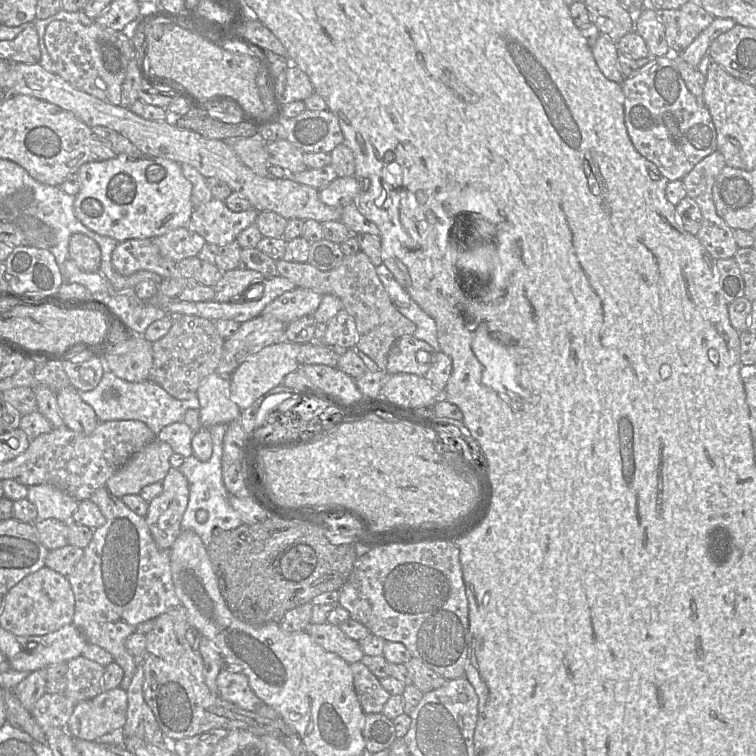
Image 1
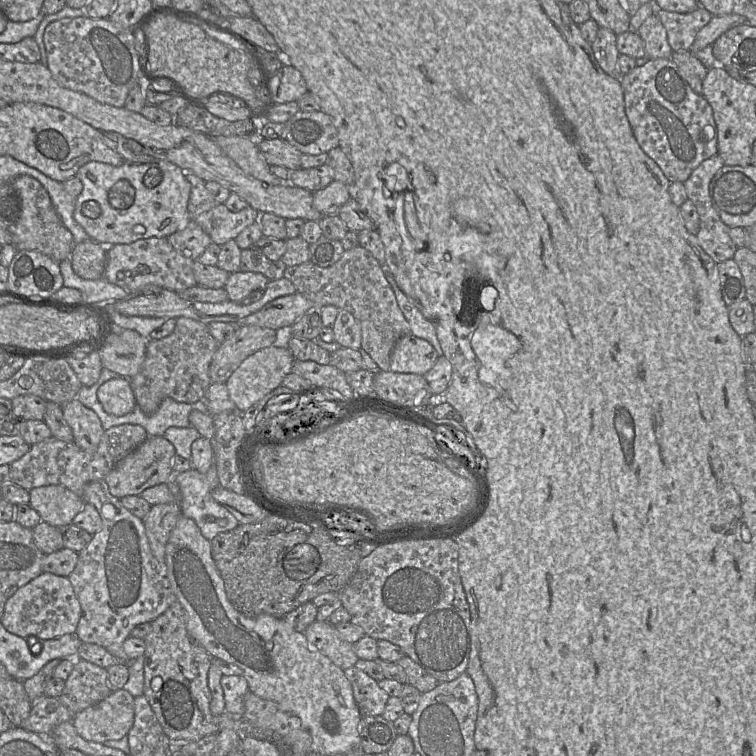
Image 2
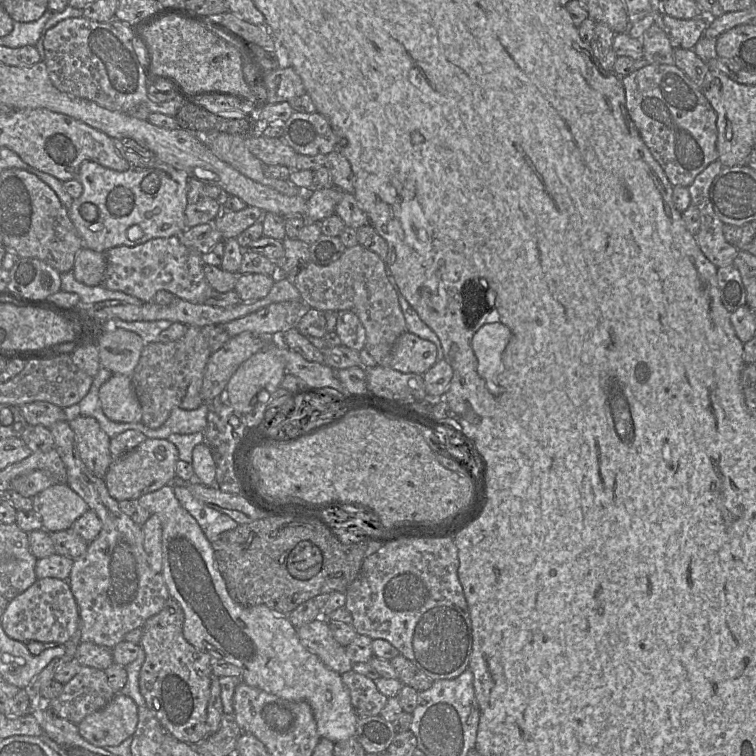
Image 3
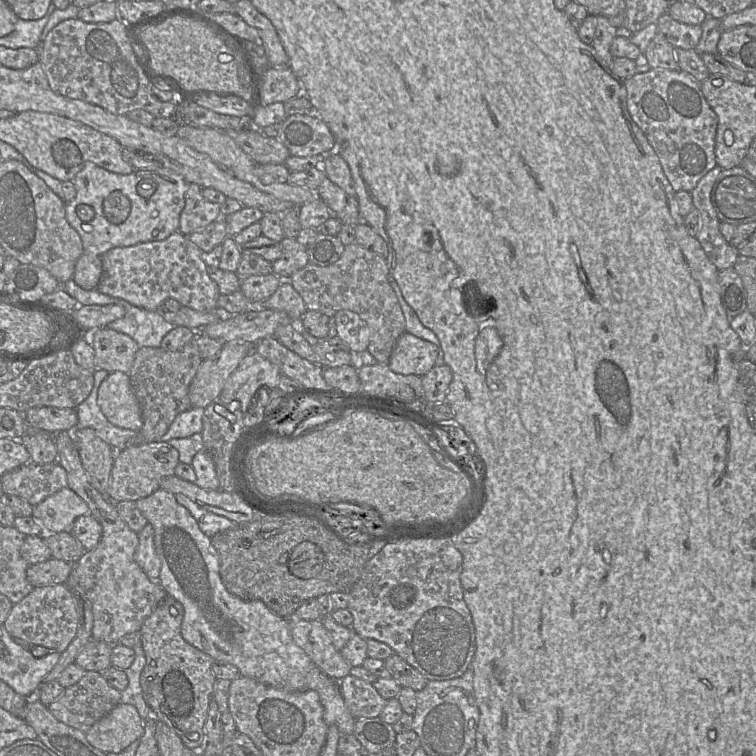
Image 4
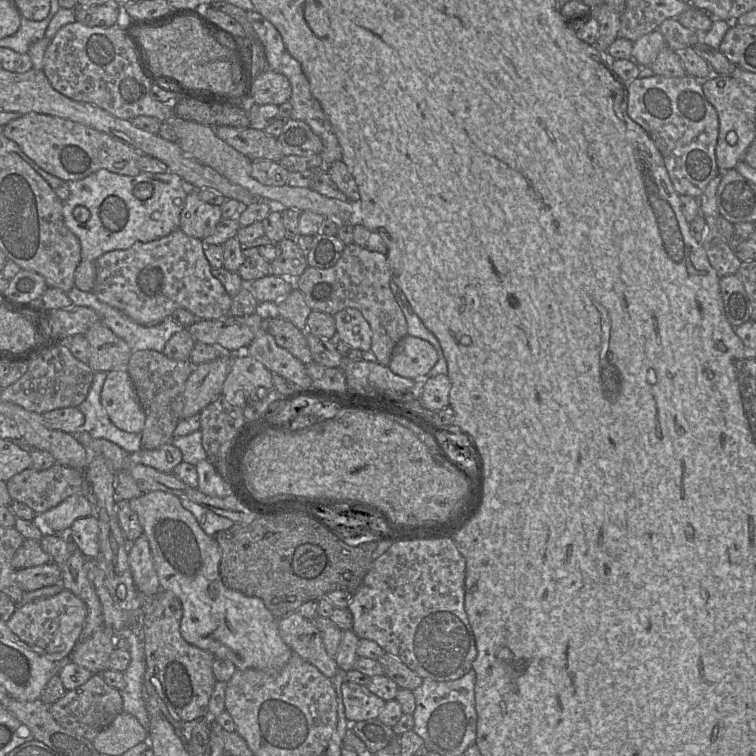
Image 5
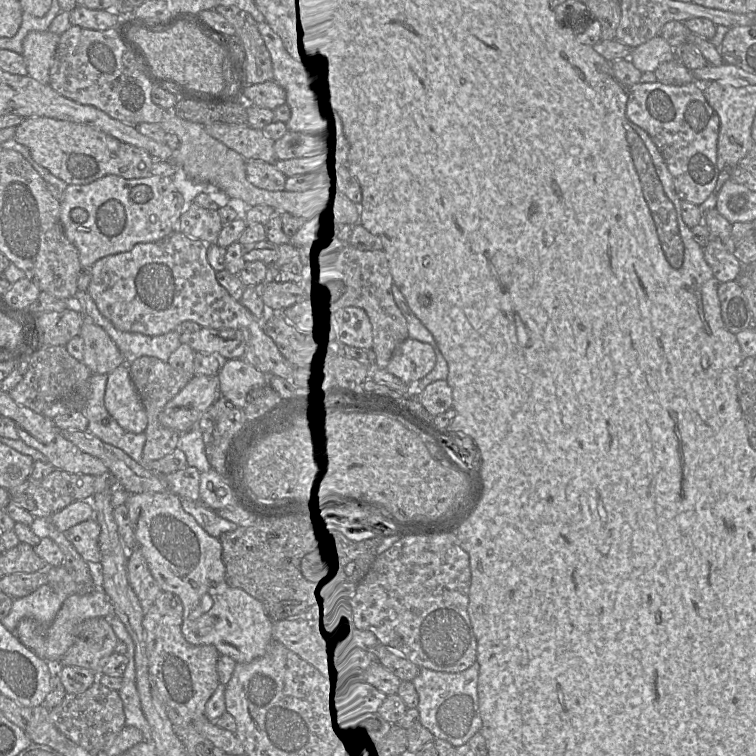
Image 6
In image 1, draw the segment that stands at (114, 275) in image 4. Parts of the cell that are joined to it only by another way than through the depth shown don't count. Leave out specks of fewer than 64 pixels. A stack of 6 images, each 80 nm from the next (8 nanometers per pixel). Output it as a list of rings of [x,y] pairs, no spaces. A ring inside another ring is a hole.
[[[130,239],[119,242],[112,252],[113,269],[130,276],[138,271],[152,271],[161,278],[177,275],[177,262],[161,255],[152,239]]]

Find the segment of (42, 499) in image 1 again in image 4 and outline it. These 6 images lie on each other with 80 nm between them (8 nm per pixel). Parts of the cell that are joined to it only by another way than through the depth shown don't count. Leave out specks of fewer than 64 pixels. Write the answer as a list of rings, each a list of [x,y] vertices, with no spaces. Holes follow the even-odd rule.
[[[65,487],[35,505],[32,516],[42,525],[44,532],[60,533],[69,531],[77,518],[89,512],[86,502]]]

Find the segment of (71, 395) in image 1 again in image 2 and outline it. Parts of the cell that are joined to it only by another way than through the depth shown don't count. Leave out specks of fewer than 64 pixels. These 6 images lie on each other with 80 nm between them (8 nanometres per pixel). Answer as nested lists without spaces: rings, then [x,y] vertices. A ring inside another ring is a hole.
[[[76,398],[62,404],[61,408],[73,433],[73,442],[87,452],[95,452],[104,433],[97,414]]]

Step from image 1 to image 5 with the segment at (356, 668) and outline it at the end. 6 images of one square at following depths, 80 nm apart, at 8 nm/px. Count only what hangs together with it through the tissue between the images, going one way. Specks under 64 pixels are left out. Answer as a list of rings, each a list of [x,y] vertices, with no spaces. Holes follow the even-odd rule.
[[[345,680],[341,687],[344,712],[349,723],[375,719],[386,701],[373,694],[367,686]]]

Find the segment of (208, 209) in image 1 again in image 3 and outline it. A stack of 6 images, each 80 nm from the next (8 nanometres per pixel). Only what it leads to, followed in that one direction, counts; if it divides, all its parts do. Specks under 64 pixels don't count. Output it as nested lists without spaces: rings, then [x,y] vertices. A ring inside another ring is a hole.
[[[246,206],[240,211],[224,212],[213,220],[221,234],[222,241],[237,238],[243,231],[259,222],[262,211],[253,206]]]

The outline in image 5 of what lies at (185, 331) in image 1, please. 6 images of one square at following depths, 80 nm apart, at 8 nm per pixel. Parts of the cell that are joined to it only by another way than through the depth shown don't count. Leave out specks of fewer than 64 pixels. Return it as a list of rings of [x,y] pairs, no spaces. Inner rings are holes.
[[[139,350],[132,353],[127,372],[145,414],[145,423],[141,432],[142,449],[152,450],[171,444],[174,430],[180,420],[174,415],[172,404],[182,393],[184,384],[193,369],[194,365],[190,359],[173,360],[155,350]]]

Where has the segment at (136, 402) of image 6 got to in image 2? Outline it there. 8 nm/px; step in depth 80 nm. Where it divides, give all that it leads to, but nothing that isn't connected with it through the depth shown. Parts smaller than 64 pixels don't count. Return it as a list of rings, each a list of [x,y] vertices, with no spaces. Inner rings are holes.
[[[124,377],[113,378],[99,387],[97,397],[108,414],[122,416],[130,413],[136,406],[129,379]]]

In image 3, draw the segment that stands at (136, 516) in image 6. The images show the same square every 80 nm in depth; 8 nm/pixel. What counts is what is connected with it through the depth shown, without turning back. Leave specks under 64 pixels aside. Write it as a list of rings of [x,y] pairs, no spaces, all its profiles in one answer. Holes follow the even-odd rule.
[[[167,484],[137,501],[161,520],[161,574],[170,597],[183,609],[186,641],[196,649],[208,652],[213,660],[220,659],[239,667],[241,680],[247,685],[291,702],[307,702],[320,738],[335,744],[355,737],[359,717],[341,675],[329,669],[301,643],[288,615],[276,614],[266,605],[243,606],[231,598],[218,570],[211,542],[176,499],[173,485]]]

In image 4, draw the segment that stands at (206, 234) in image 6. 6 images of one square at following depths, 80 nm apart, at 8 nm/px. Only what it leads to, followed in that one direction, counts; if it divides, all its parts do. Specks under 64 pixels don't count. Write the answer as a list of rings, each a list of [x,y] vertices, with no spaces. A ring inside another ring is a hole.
[[[189,183],[185,195],[185,207],[180,215],[179,232],[185,236],[198,231],[221,216],[219,204],[208,201],[202,194],[202,187]]]

